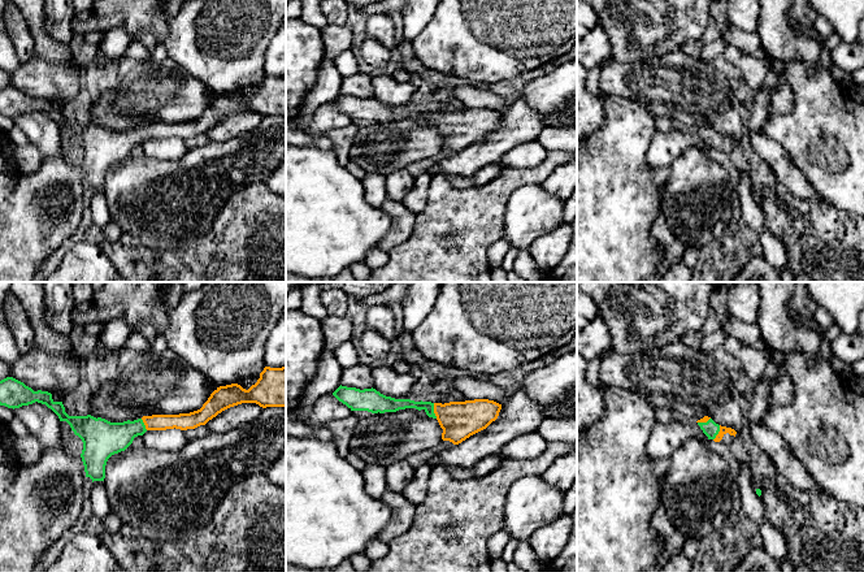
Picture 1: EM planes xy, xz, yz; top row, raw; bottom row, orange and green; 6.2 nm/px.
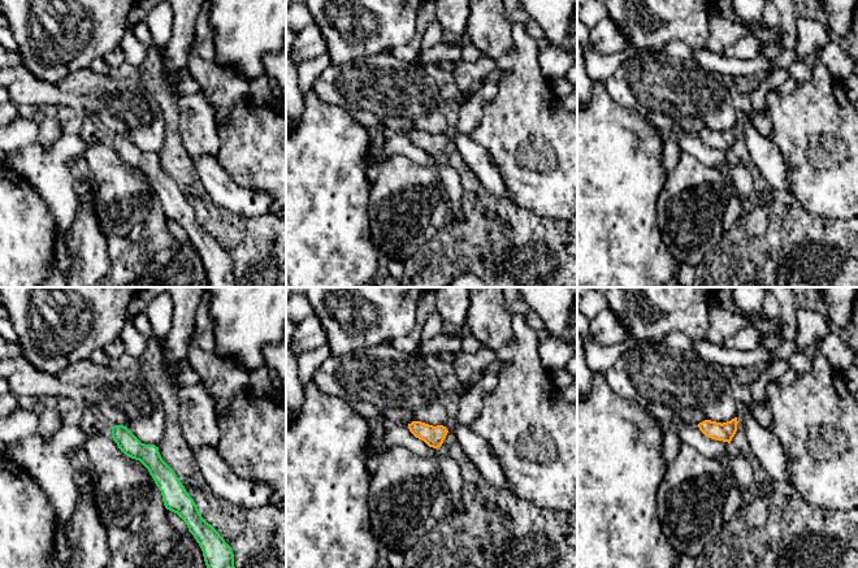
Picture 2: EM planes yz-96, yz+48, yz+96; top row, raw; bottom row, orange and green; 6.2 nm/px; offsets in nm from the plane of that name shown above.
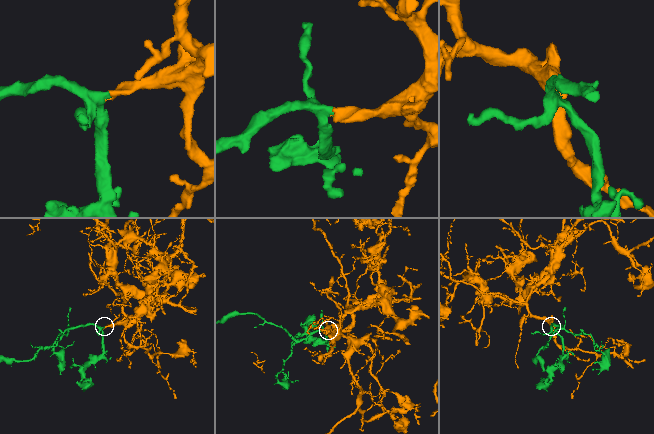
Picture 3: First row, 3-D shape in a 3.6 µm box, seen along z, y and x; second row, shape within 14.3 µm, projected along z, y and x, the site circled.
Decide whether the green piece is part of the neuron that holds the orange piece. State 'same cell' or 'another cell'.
same cell

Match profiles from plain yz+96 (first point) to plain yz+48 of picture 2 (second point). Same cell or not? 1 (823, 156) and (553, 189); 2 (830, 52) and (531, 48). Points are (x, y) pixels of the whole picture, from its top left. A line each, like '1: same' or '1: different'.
1: same
2: different

